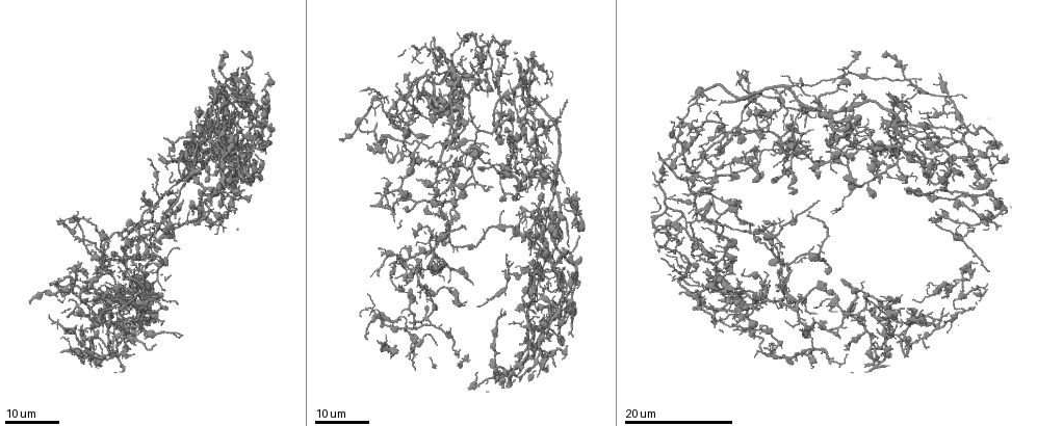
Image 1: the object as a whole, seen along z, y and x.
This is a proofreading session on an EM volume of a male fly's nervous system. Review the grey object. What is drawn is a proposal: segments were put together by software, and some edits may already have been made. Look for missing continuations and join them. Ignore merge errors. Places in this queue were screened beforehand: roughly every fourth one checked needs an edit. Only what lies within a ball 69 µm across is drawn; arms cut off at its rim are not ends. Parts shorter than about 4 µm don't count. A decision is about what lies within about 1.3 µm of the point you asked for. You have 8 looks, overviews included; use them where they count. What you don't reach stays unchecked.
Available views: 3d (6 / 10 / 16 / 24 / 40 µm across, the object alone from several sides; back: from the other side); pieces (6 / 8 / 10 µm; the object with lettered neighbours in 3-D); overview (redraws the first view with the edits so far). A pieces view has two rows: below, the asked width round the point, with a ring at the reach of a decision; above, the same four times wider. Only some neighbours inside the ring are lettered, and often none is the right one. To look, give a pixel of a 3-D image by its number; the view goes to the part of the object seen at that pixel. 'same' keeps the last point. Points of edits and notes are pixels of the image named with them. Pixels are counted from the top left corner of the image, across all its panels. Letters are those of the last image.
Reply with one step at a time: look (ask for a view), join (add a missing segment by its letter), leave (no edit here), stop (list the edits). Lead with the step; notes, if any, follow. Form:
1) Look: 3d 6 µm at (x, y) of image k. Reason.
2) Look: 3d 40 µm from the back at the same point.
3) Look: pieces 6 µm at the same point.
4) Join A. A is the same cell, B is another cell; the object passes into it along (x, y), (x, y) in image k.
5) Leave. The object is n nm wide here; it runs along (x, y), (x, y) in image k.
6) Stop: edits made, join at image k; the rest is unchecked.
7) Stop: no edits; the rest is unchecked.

Look: 3d 24 µm at (421, 277) of image 1. An open end.

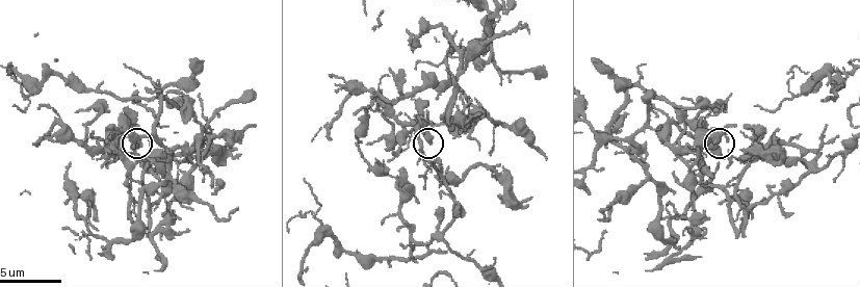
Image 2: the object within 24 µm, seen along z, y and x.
Look: pieces 8 µm at (429, 142) of image 2. What lies round it.

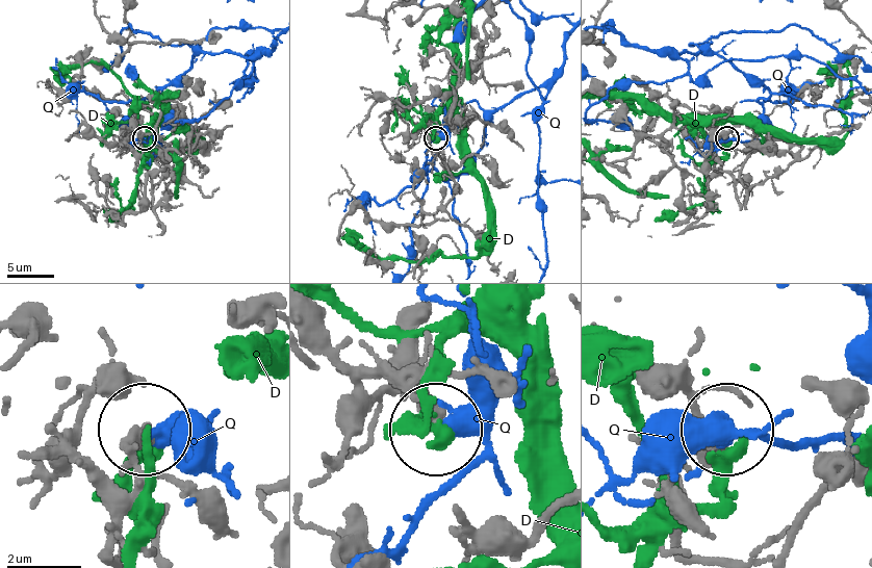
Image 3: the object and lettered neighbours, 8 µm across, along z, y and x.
Leave. D and Q are other cells; none of them fits.

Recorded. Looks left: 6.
Look: 3d 16 µm at (582, 257) of image 1. An open end.

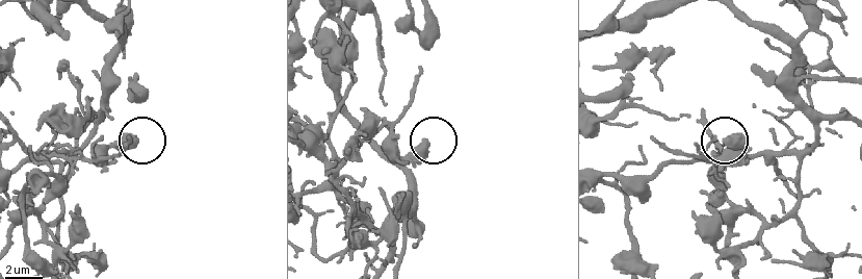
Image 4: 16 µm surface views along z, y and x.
Look: pieces 10 µm at (428, 145) of image 4.

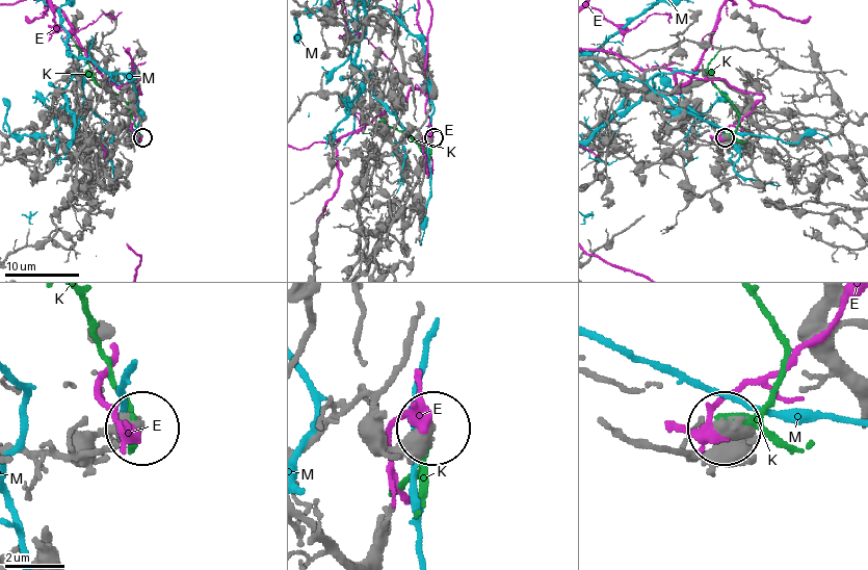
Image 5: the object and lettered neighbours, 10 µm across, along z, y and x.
Leave. The object is 500 nm wide here; E, K and M are other cells; no lettered segment goes on from it.

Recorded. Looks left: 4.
Look: 3d 16 µm at (113, 298) of image 1.

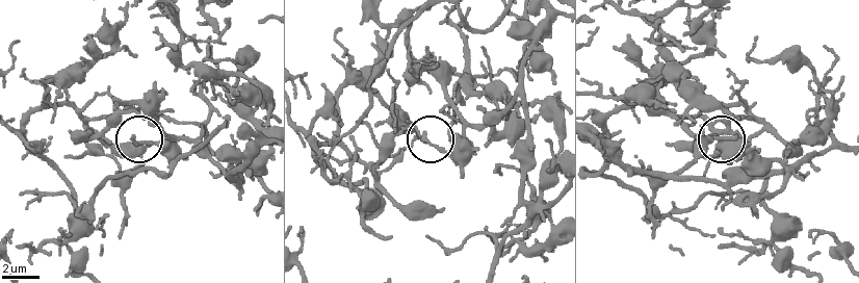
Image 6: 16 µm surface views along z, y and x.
Look: pieces 8 µm at (132, 135) of image 6.

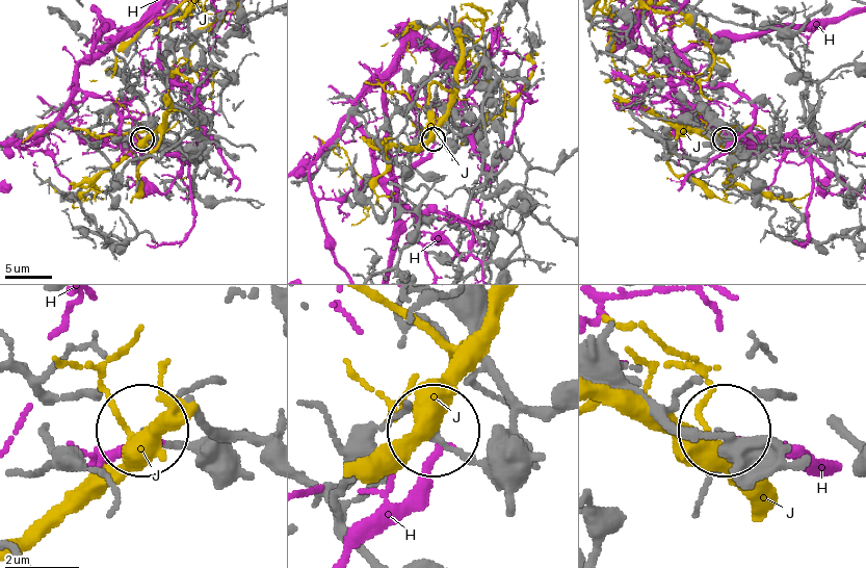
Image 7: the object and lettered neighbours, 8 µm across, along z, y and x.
Leave. The object is 200 nm wide here; H and J are other cells; it runs along (484, 79), (487, 54), (481, 115), (445, 145), (435, 139) in image 7; no lettered segment goes on from it.

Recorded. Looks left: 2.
Look: 3d 16 µm at (57, 222) of image 1.

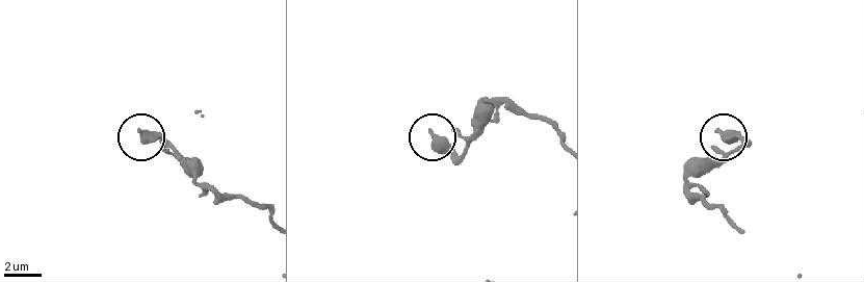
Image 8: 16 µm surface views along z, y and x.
Look: pieces 8 µm at (717, 131) of image 8. See the neighbours.

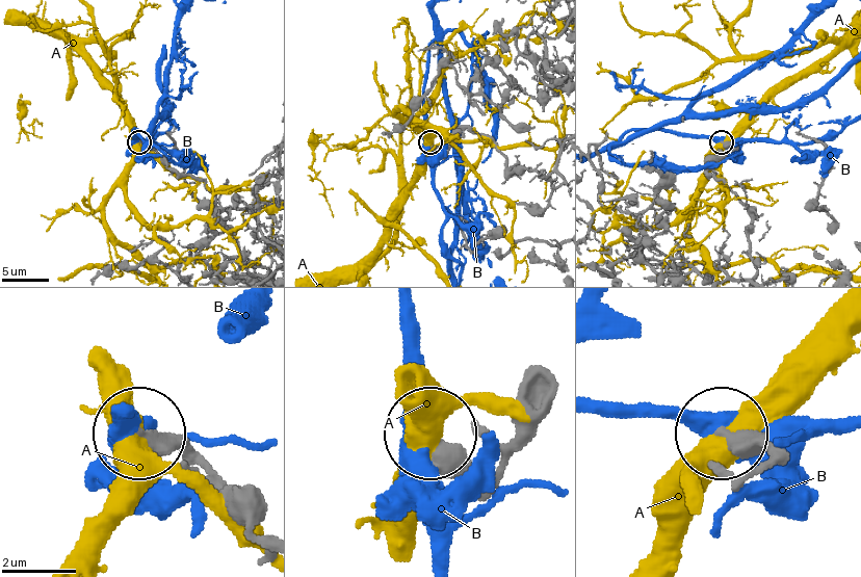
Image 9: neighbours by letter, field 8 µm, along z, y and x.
Leave. The object is 290 nm wide here; A and B are other cells; it runs along (240, 246), (205, 183), (175, 172), (140, 143) in image 9; no lettered segment goes on from it.

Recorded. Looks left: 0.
Stop: no edits; the rest is unchecked.

